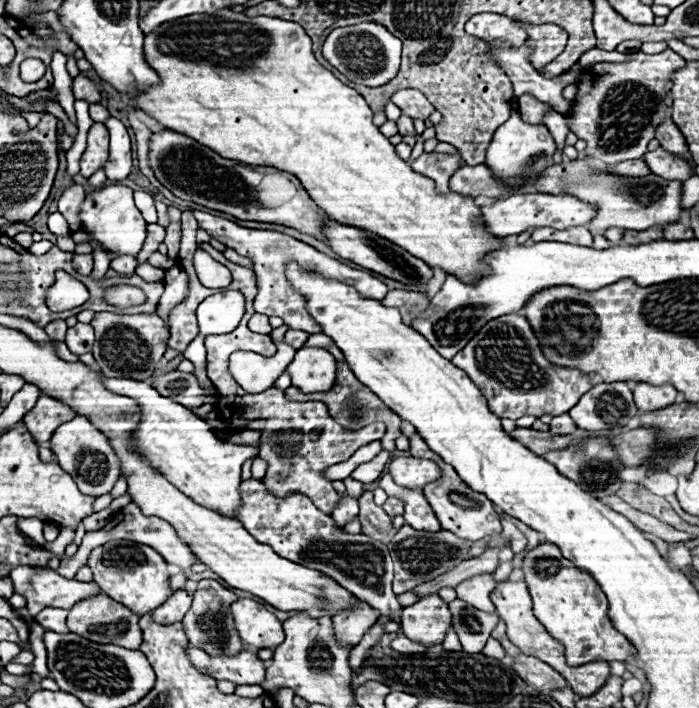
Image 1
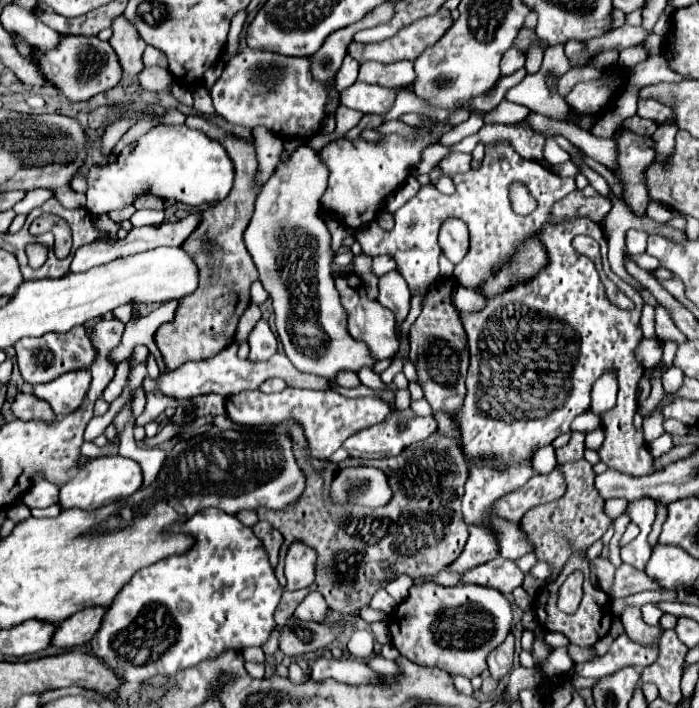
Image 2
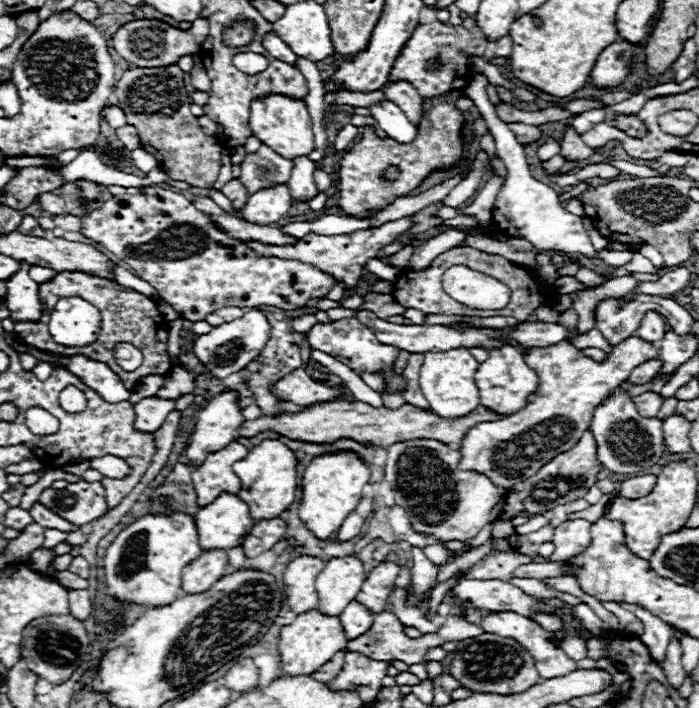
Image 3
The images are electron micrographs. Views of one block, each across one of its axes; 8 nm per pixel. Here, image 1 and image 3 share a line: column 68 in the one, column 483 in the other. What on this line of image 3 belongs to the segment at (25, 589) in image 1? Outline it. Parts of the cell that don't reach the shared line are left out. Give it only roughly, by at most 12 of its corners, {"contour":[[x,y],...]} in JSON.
{"contour":[[462,580],[454,602],[532,616],[556,612],[504,580]]}

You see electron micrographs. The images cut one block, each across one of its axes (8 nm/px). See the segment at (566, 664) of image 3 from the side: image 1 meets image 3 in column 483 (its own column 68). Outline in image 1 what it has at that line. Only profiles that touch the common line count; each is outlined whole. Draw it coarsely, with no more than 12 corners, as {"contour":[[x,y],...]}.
{"contour":[[104,592],[76,602],[68,628],[138,650],[140,616]]}

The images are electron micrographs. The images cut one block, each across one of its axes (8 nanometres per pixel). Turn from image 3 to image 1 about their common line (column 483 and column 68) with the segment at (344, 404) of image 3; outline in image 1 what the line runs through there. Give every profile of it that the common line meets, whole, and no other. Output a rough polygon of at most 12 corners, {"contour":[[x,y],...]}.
{"contour":[[40,396],[24,416],[36,442],[48,442],[76,412],[50,396]]}

